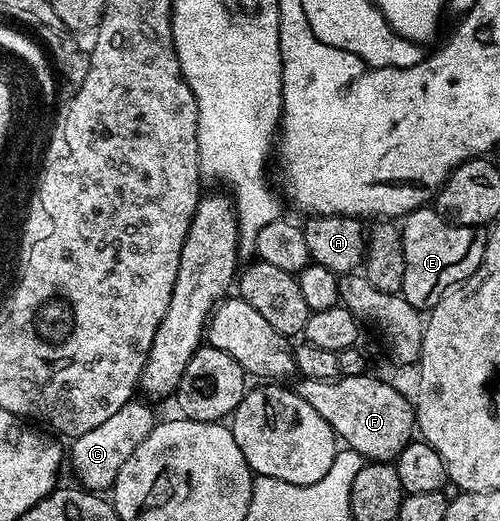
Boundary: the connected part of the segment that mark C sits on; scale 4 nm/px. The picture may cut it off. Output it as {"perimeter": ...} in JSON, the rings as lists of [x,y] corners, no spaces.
{"perimeter":[[[133,400],[122,404],[114,416],[110,416],[98,428],[90,428],[90,432],[82,432],[82,436],[71,439],[72,445],[72,470],[81,487],[93,492],[108,492],[116,484],[118,472],[122,472],[122,464],[134,456],[138,444],[150,436],[152,429],[156,427],[158,415],[148,406],[144,400]]]}

